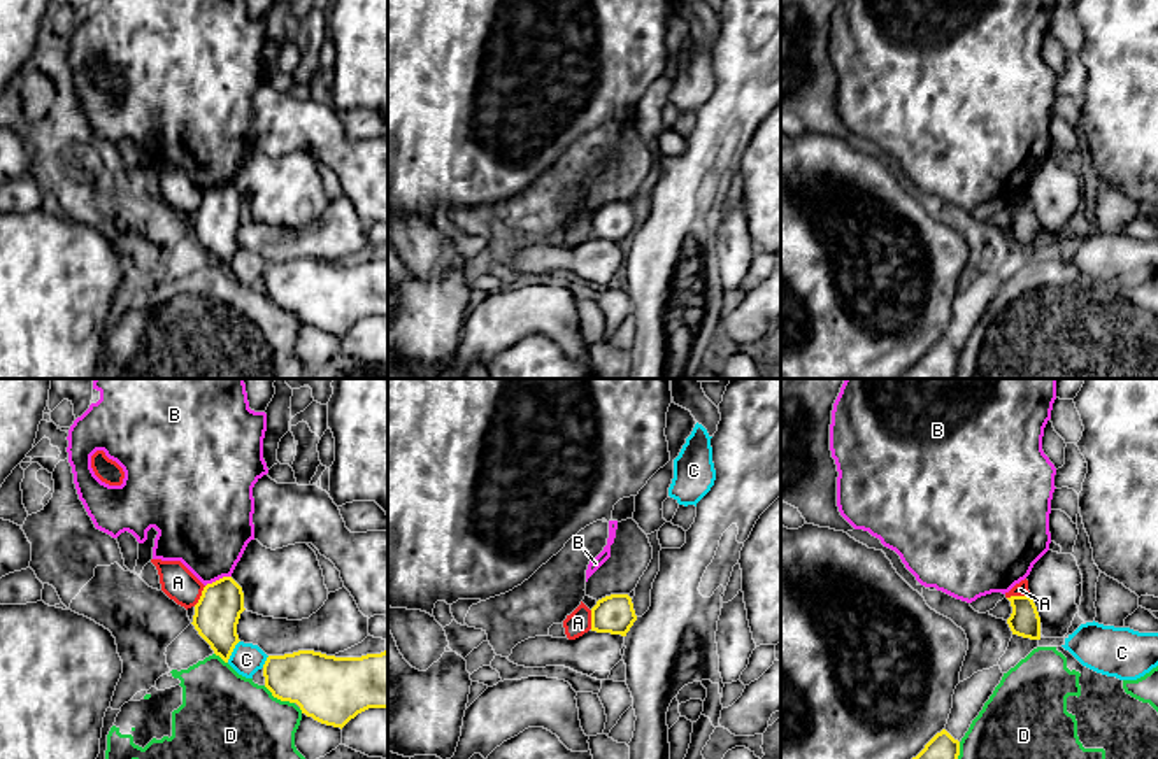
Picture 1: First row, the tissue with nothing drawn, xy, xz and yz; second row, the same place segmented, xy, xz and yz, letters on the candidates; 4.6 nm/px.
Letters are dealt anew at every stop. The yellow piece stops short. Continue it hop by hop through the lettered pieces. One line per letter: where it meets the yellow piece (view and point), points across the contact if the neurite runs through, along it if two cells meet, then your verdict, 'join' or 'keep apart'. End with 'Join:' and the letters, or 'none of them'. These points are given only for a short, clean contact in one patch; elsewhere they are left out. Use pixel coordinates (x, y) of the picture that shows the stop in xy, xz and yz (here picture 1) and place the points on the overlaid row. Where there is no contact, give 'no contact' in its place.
A: meets yellow in yz at (1018, 596); border along yz (1029, 595), (1011, 595), (1007, 598); keep apart
B: meets yellow in xy at (220, 579); border along xy (230, 575), (223, 575), (206, 586); keep apart
C: meets yellow in xy at (232, 651); border along xy (239, 640), (227, 661); keep apart
D: meets yellow in xy at (279, 698); keep apart
Join: none of them

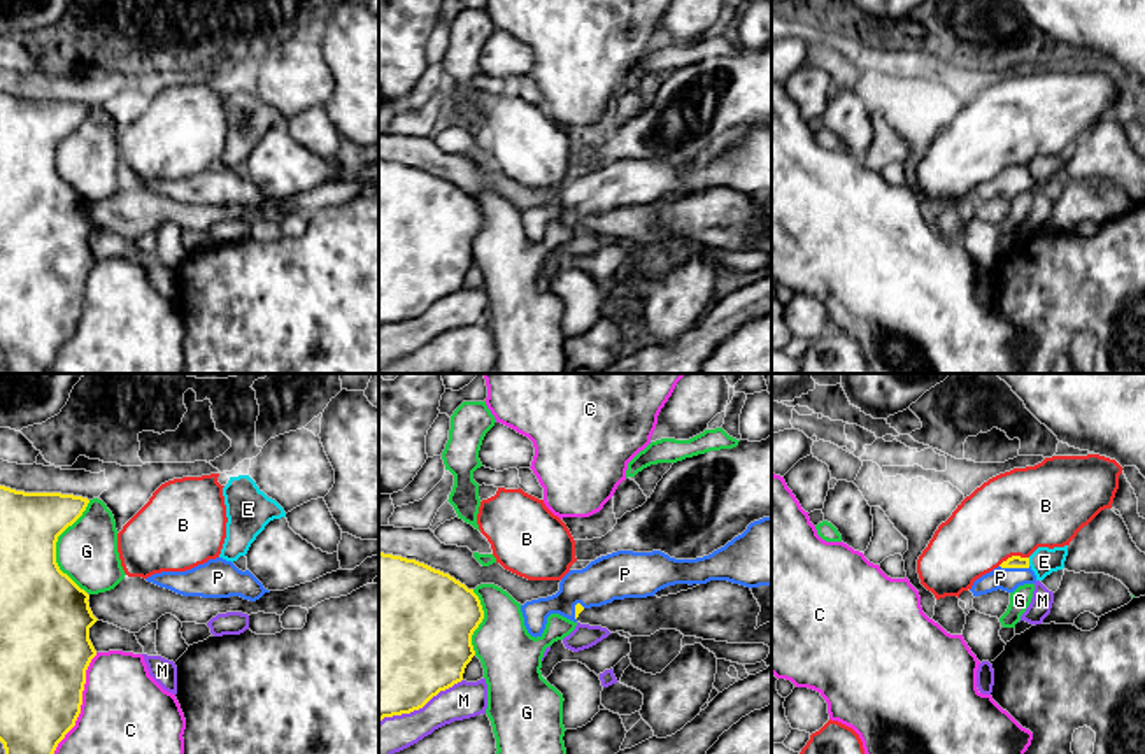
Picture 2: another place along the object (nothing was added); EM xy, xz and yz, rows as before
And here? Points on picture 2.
B: meets yellow in yz at (1012, 556); border along yz (1028, 556), (1009, 556), (998, 565); keep apart
C: meets yellow in xy at (81, 704); keep apart
E: meets yellow in yz at (1028, 561); keep apart
G: meets yellow in xy at (55, 547); keep apart
M: meets yellow in xz at (419, 707); keep apart
P: meets yellow in yz at (1016, 567); runs through yz (1016, 561), (1016, 567), (1007, 579); join
Join: P

